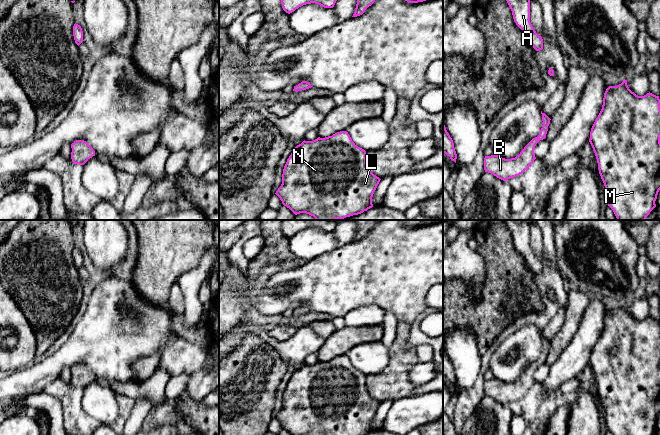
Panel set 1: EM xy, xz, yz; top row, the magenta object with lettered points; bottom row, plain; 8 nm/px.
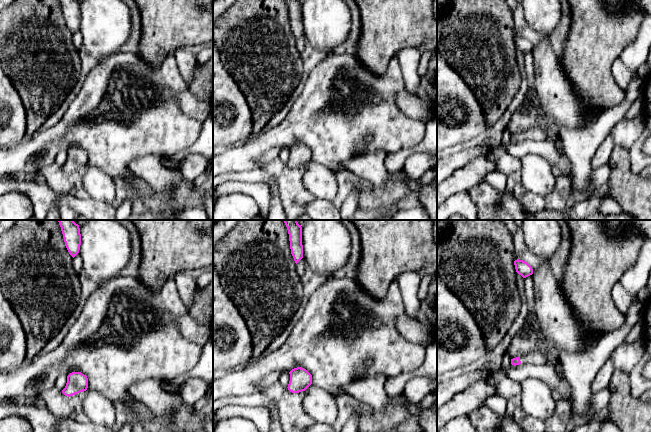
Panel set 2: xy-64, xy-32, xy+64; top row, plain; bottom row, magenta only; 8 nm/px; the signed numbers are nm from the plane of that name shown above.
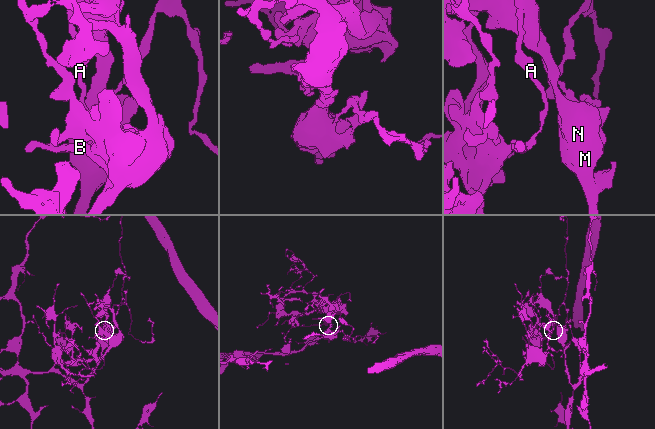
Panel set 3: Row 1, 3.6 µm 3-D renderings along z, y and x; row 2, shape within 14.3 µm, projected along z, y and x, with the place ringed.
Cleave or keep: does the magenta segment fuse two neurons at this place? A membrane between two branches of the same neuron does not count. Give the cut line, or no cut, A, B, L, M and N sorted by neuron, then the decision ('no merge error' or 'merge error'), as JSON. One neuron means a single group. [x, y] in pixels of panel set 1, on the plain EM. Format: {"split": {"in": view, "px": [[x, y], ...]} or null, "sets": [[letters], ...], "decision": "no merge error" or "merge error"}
{"split": {"in": "yz", "px": [[538, 363], [529, 367]]}, "sets": [["A", "L", "M", "N"], ["B"]], "decision": "merge error"}

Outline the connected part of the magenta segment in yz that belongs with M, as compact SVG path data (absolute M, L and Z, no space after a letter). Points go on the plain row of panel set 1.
M625 303L617 310L609 310L604 317L602 333L591 352L589 366L597 383L608 430L613 435L652 435L660 414L659 320L650 316L638 320L629 313Z

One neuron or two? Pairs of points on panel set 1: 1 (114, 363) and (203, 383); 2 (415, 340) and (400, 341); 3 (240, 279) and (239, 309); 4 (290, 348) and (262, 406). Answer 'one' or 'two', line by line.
1: two
2: two
3: one
4: two

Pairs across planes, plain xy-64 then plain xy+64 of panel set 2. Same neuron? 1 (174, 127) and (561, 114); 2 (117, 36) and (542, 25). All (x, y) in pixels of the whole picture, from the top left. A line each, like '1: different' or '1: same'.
1: same
2: same

